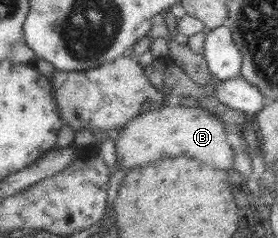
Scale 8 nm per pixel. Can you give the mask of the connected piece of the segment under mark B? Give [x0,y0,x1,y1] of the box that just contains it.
[113,103,234,171]

